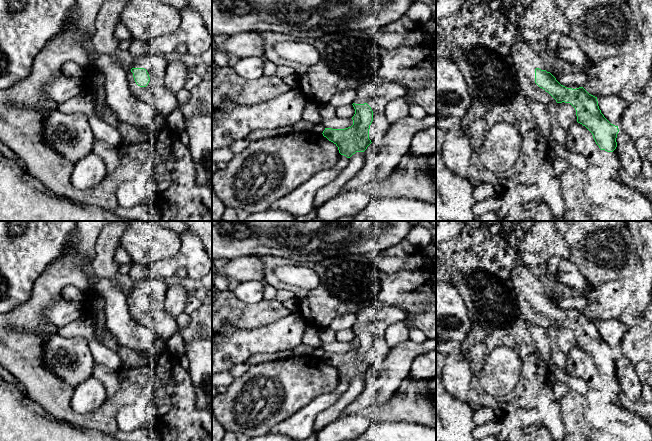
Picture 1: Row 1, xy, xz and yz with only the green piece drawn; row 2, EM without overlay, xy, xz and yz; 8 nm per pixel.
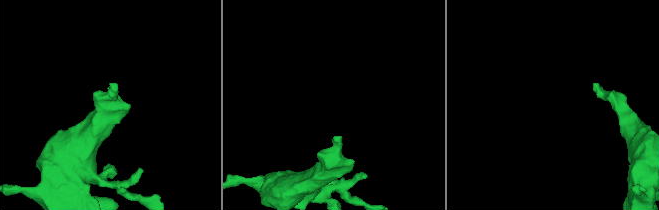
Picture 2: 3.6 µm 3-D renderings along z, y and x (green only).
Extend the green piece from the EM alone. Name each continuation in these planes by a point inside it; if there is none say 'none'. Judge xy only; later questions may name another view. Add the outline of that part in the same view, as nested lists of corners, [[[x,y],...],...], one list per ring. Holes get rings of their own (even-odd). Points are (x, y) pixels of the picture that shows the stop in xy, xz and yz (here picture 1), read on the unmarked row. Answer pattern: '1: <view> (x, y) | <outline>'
1: xy (156, 317) | [[[150,274],[146,279],[137,280],[133,283],[127,298],[134,320],[152,329],[158,337],[164,340],[165,344],[178,330],[176,318],[165,307],[168,288],[163,277]],[[132,292],[144,292],[147,294],[150,305],[146,311],[140,311],[136,308],[131,296]]]

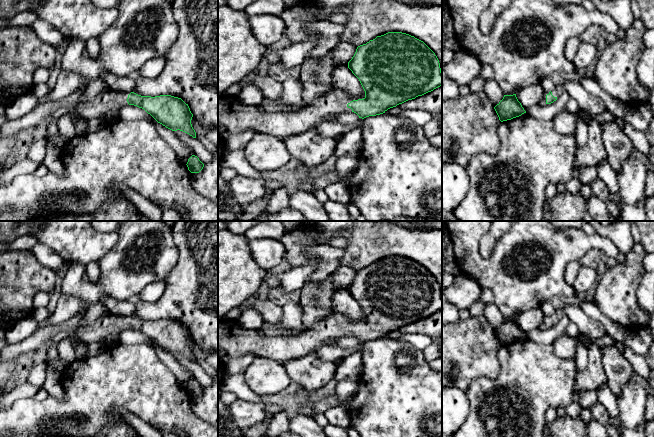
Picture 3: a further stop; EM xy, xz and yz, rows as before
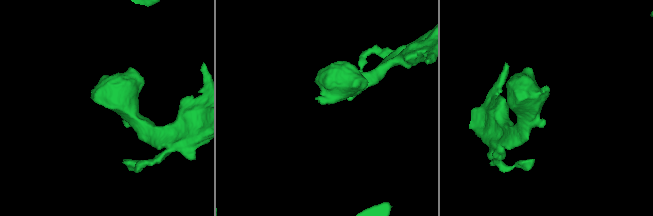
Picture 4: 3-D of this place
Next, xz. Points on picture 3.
1: xz (236, 341) | [[[333,311],[317,325],[303,327],[294,335],[259,336],[257,330],[242,328],[237,320],[218,319],[218,349],[224,350],[229,358],[253,354],[284,363],[351,336],[347,328],[358,323]]]

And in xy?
1: xy (110, 324) | [[[108,313],[89,325],[78,326],[75,331],[68,335],[68,338],[74,346],[81,343],[104,343],[107,336],[119,335],[128,329],[127,322],[130,317]]]

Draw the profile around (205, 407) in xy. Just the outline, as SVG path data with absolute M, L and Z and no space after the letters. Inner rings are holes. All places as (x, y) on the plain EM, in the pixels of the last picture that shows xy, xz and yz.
M218 375L199 397L191 398L191 408L199 419L218 428Z

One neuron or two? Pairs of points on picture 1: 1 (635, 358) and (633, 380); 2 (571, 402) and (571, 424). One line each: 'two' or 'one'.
1: two
2: one

